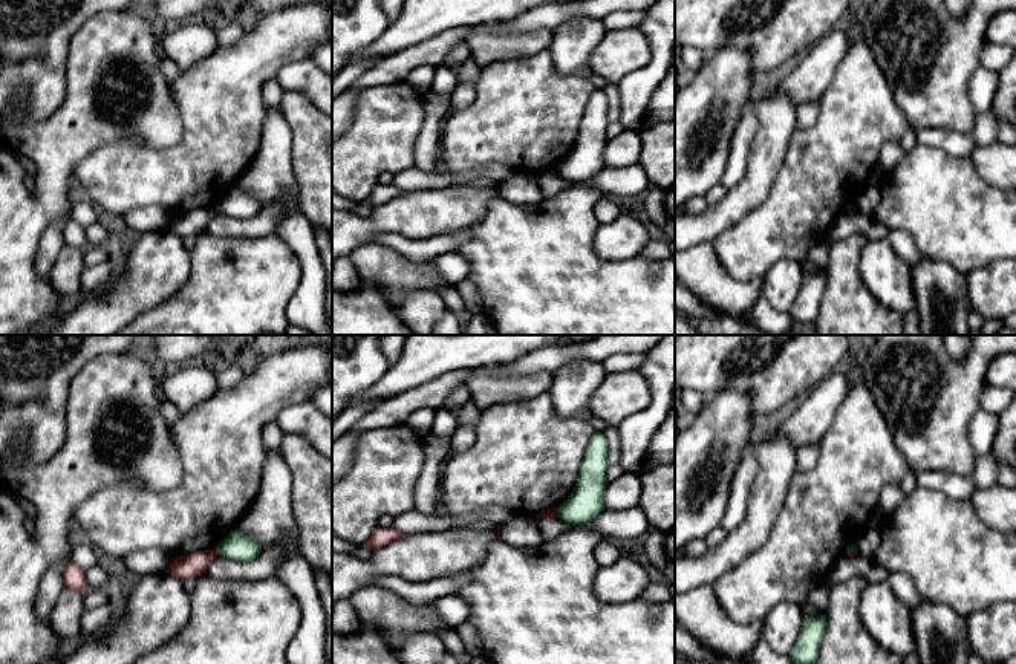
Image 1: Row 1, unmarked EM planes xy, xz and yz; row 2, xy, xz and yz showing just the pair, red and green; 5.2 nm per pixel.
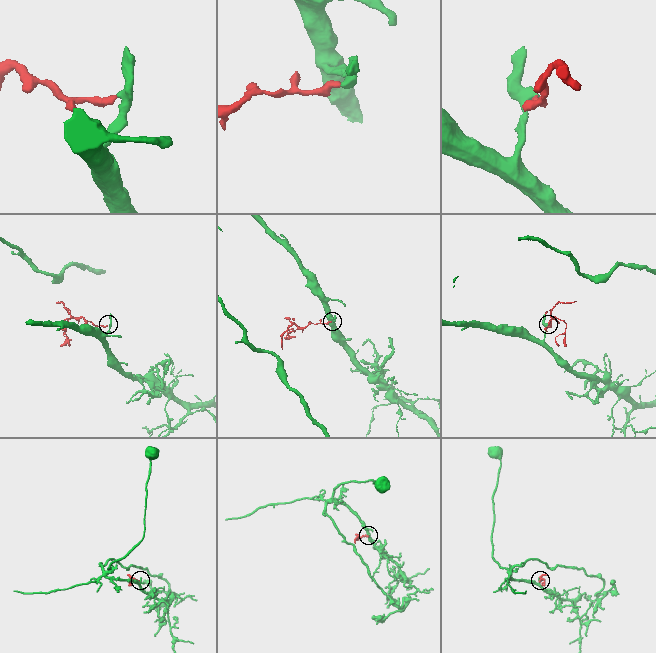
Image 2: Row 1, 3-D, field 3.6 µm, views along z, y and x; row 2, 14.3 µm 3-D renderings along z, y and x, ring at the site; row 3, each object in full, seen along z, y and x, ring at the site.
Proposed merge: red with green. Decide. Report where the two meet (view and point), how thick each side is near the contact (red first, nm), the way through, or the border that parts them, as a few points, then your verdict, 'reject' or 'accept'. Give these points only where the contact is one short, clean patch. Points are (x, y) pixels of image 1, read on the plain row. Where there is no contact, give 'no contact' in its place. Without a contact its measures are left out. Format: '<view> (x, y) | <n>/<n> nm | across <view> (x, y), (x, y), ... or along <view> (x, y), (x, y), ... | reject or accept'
xz (557, 170) | 50/180 nm | along xz (557, 166), (559, 173) | reject

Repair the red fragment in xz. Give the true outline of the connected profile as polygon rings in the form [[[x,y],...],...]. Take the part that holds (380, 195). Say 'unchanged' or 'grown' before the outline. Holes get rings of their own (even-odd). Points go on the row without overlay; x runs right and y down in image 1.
unchanged | [[[376,184],[373,187],[373,190],[370,191],[370,194],[367,197],[364,197],[363,200],[375,208],[375,207],[390,202],[392,199],[395,199],[404,193],[405,191],[399,190],[393,184],[390,184],[390,185]]]

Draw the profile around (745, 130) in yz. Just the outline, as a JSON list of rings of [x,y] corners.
[[[754,107],[744,110],[730,139],[728,162],[721,181],[724,187],[730,188],[744,181],[757,130],[759,119]]]

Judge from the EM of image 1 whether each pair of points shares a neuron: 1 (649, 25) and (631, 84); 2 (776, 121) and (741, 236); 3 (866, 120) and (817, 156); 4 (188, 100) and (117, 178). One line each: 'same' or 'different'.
1: same
2: different
3: same
4: same

